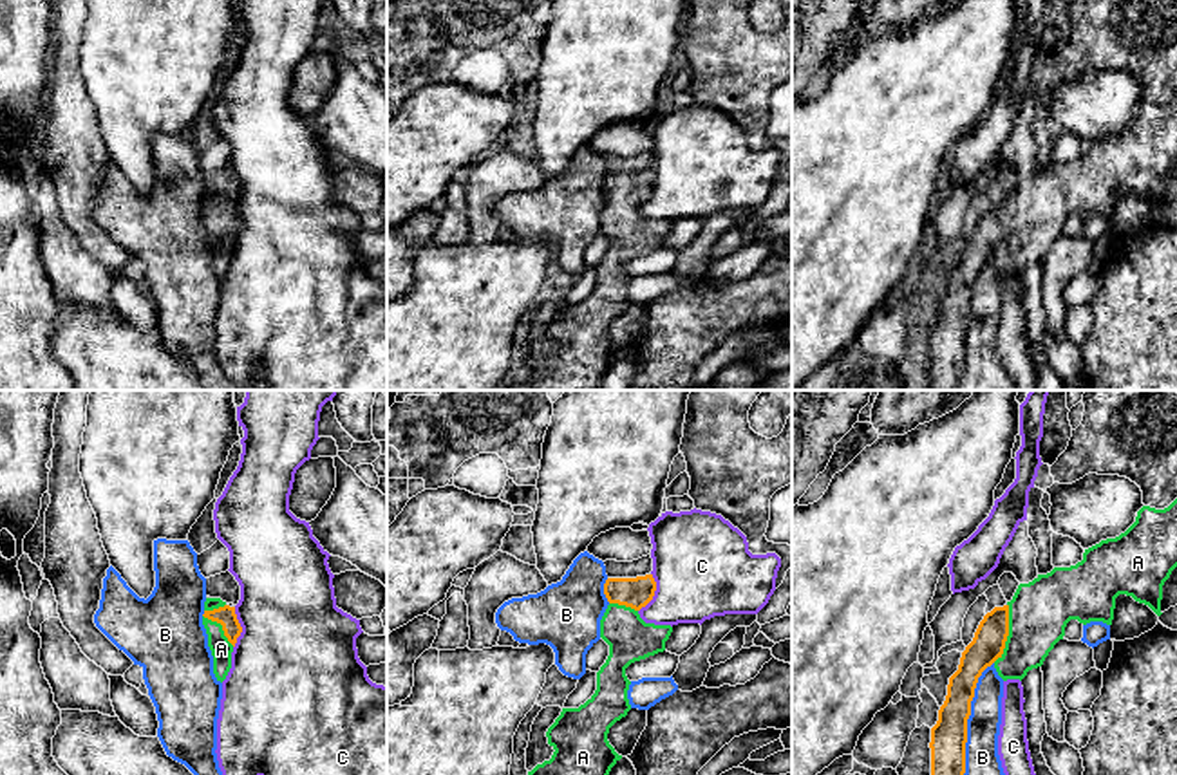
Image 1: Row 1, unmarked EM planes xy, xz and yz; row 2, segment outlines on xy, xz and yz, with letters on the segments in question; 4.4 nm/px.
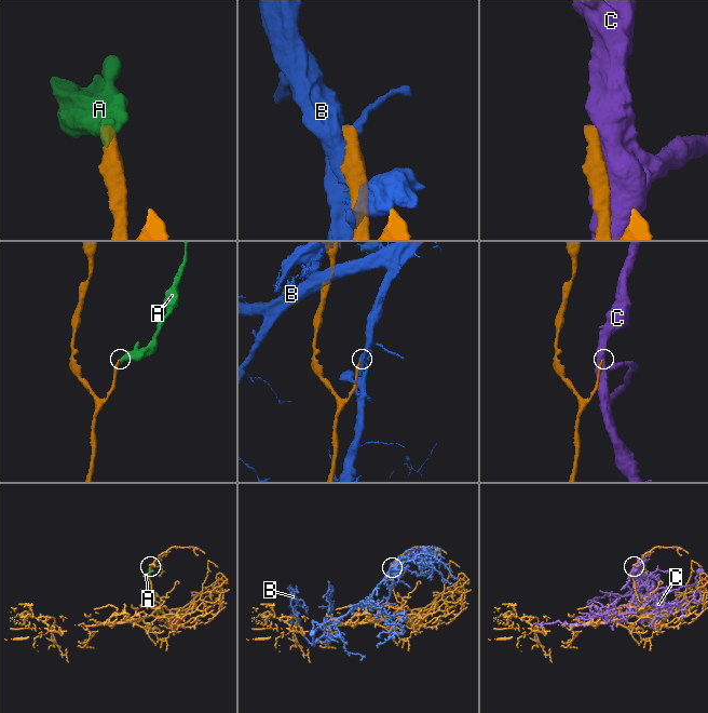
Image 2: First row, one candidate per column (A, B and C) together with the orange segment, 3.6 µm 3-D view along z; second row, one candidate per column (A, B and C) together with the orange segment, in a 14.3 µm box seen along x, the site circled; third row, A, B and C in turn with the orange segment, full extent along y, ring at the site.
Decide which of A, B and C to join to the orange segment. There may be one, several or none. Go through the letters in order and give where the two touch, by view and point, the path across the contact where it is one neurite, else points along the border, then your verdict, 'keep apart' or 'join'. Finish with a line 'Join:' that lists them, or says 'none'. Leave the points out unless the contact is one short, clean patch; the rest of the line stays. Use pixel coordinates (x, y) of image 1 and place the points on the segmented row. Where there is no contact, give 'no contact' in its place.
A: contact yz (1007, 633); way yz (988, 645), (1007, 633), (1018, 633), (1038, 613); join
B: contact yz (968, 718); keep apart
C: contact xy (241, 627); keep apart
Join: A

